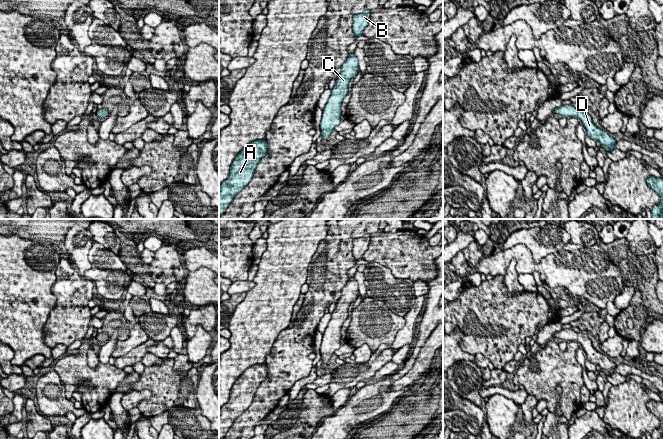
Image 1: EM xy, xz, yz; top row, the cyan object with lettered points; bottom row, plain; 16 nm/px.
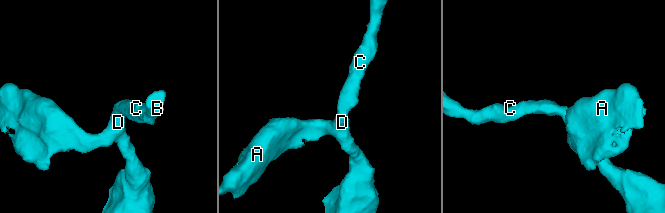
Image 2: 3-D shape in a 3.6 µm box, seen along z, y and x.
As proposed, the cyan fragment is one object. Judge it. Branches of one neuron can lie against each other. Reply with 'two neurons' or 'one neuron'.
one neuron

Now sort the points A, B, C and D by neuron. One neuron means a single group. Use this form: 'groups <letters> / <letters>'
groups A B C D

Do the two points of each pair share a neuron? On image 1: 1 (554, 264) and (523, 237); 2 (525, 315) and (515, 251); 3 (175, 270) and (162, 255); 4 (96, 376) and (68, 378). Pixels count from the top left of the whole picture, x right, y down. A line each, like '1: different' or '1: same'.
1: different
2: different
3: same
4: same

